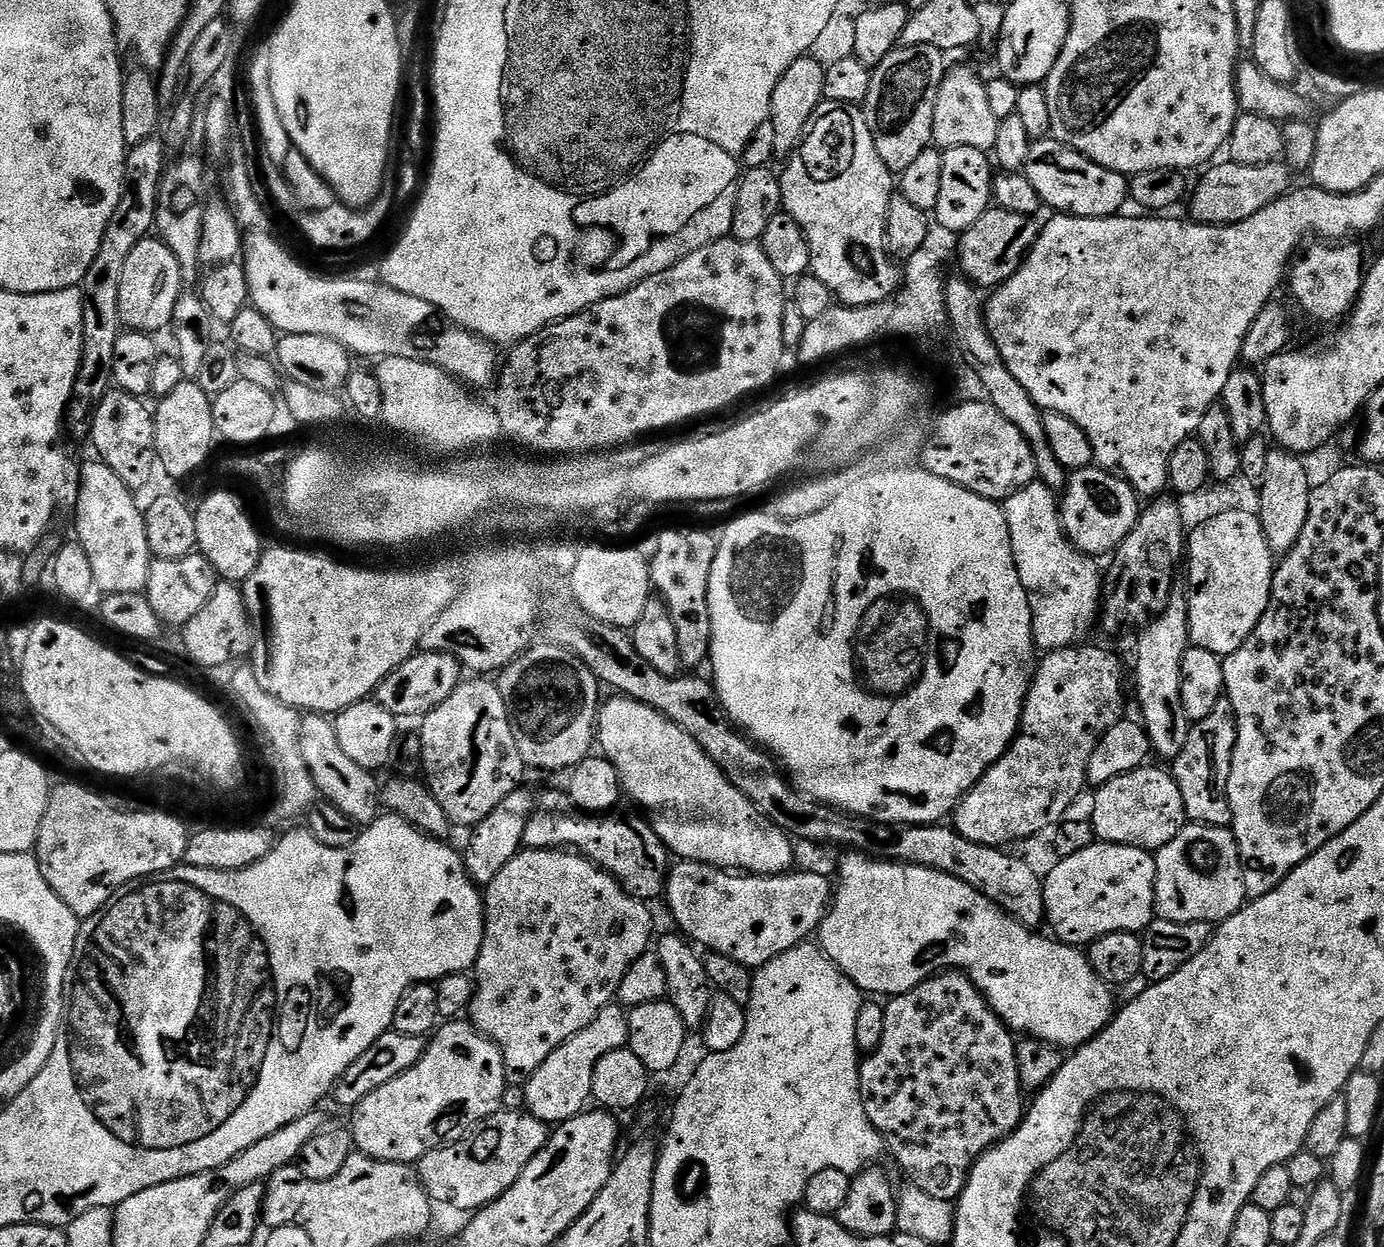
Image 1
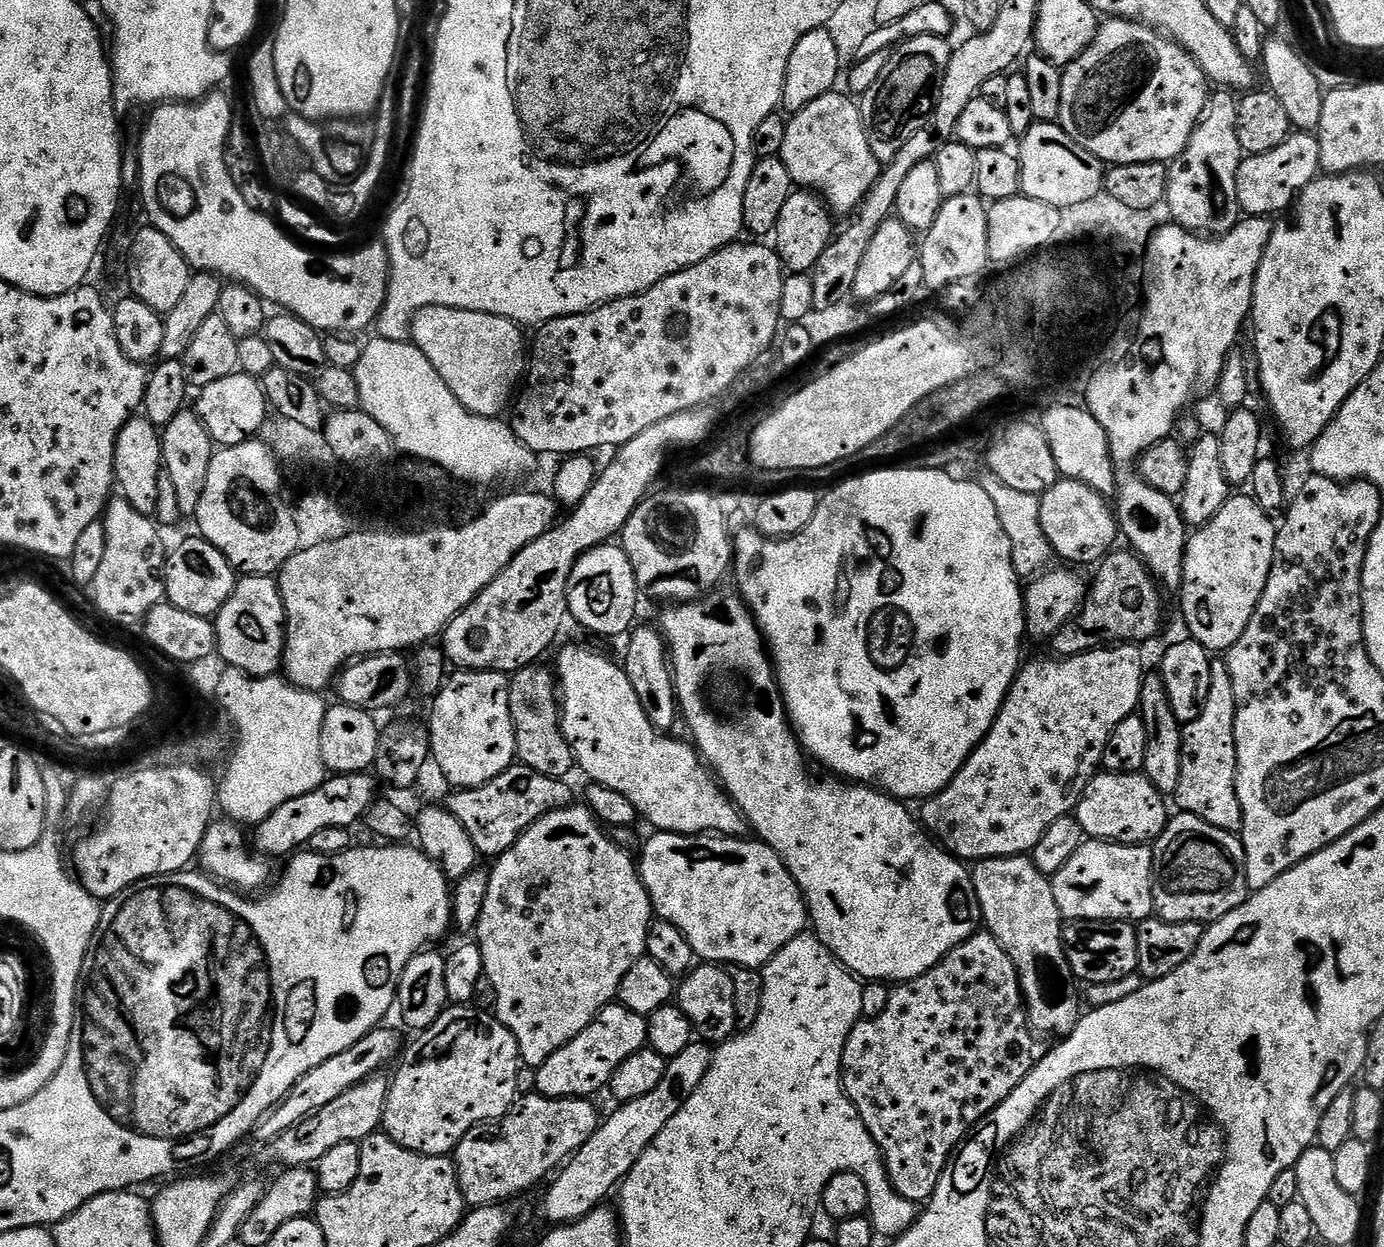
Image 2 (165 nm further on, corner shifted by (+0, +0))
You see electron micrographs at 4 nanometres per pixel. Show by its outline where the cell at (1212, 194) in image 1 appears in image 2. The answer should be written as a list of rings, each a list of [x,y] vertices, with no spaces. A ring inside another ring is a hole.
[[[1293,131],[1291,136],[1274,150],[1266,154],[1245,156],[1238,166],[1238,202],[1240,212],[1245,217],[1263,216],[1265,218],[1284,214],[1296,202],[1301,190],[1308,183],[1321,175],[1322,169],[1318,158],[1318,142],[1311,132]]]

